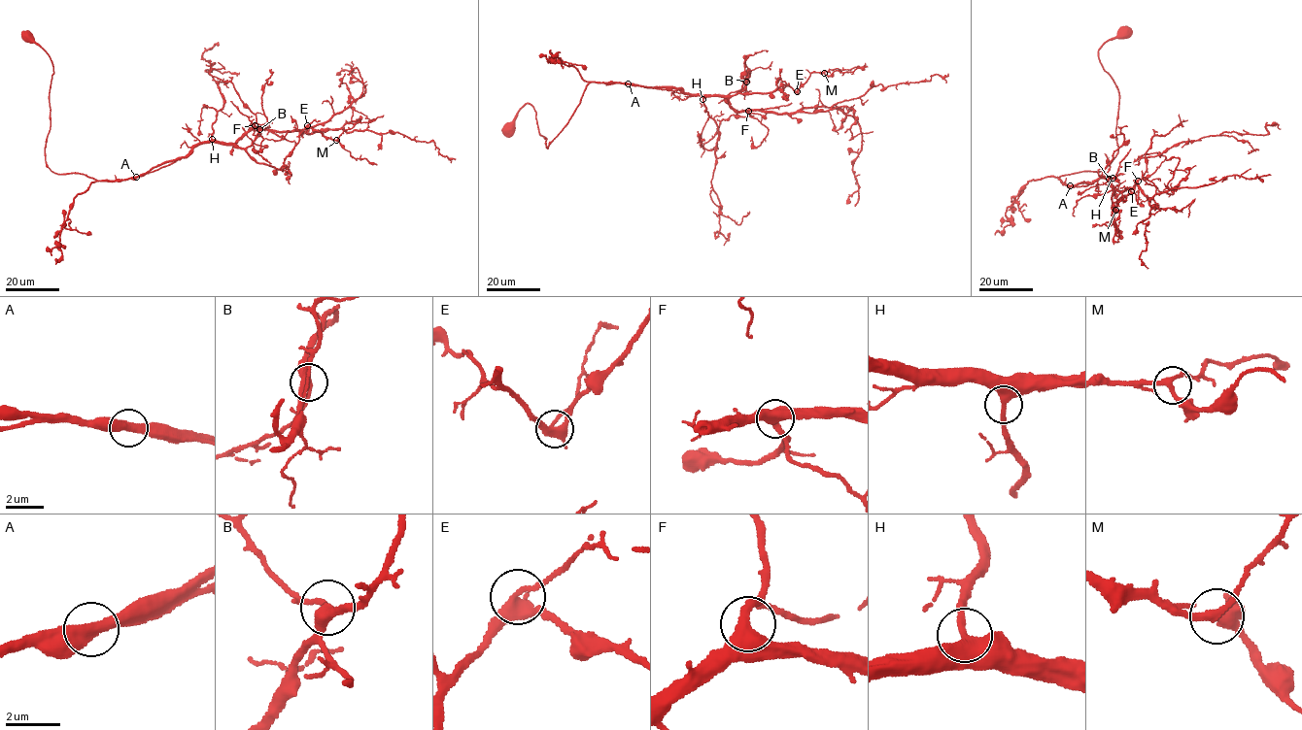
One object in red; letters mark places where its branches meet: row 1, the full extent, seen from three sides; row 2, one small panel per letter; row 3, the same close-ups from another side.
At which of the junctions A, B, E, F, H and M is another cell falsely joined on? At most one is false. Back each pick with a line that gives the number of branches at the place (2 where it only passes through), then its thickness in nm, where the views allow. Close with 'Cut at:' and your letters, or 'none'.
Cut at: none

